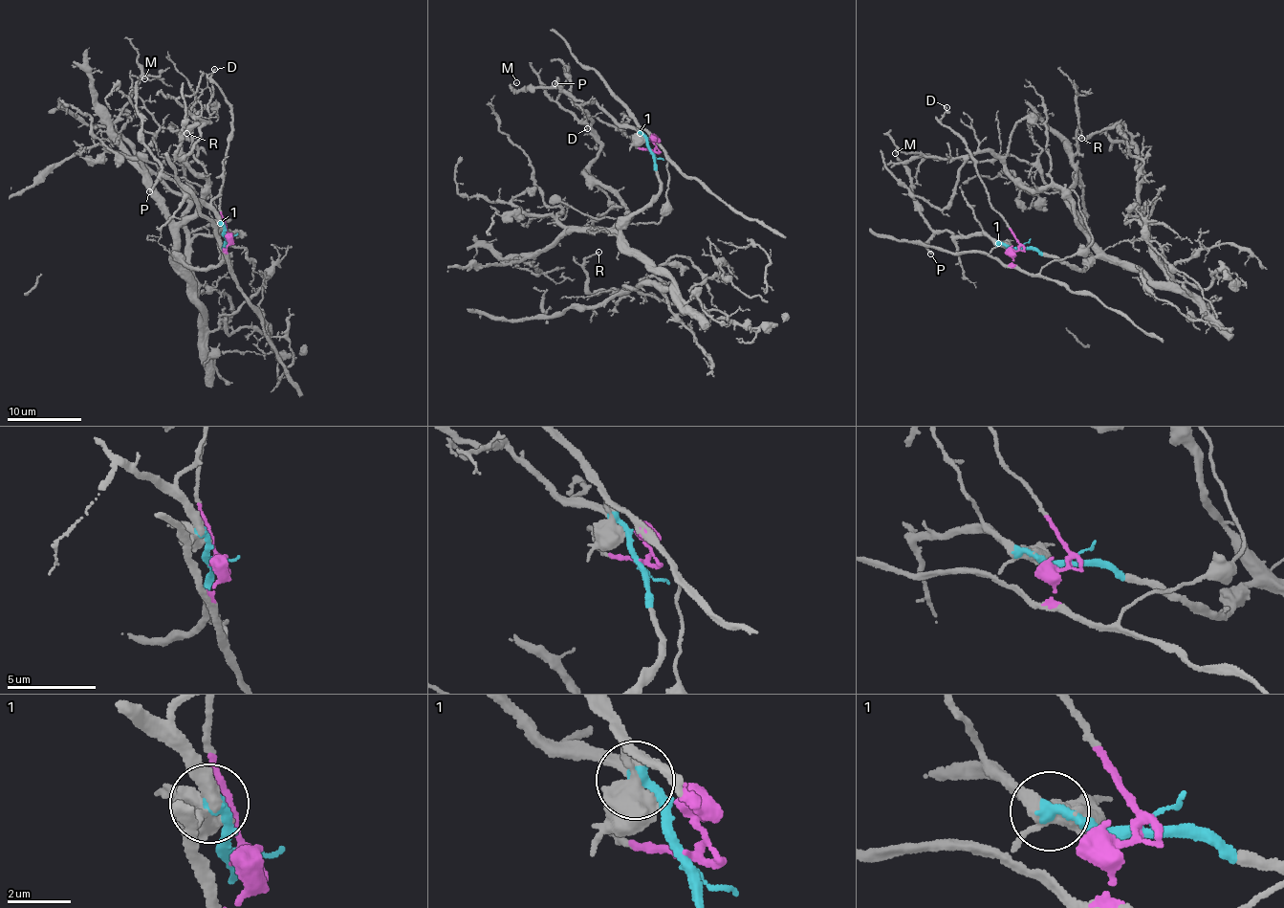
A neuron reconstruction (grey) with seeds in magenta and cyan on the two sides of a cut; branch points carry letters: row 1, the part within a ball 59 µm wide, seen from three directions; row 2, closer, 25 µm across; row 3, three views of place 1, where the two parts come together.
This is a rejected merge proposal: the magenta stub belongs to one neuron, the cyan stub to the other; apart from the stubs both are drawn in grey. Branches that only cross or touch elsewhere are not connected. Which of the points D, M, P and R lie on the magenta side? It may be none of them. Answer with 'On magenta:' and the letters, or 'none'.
On magenta: D

